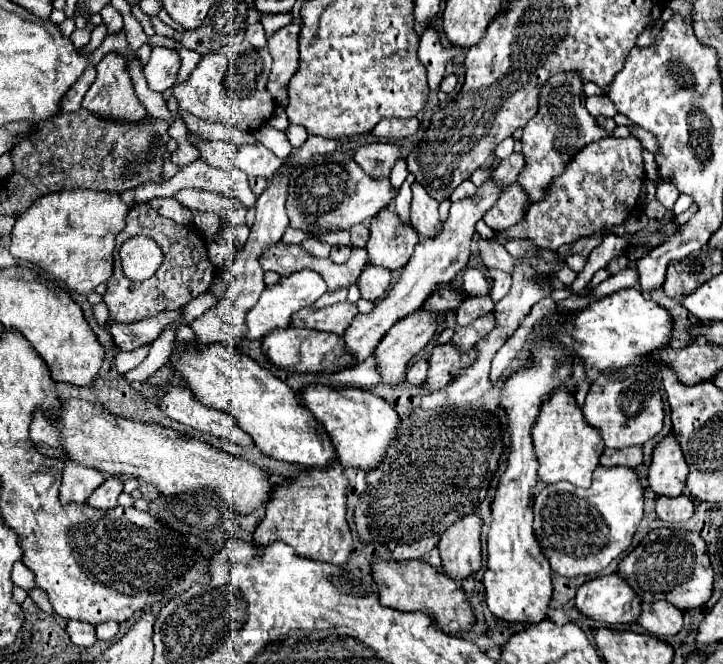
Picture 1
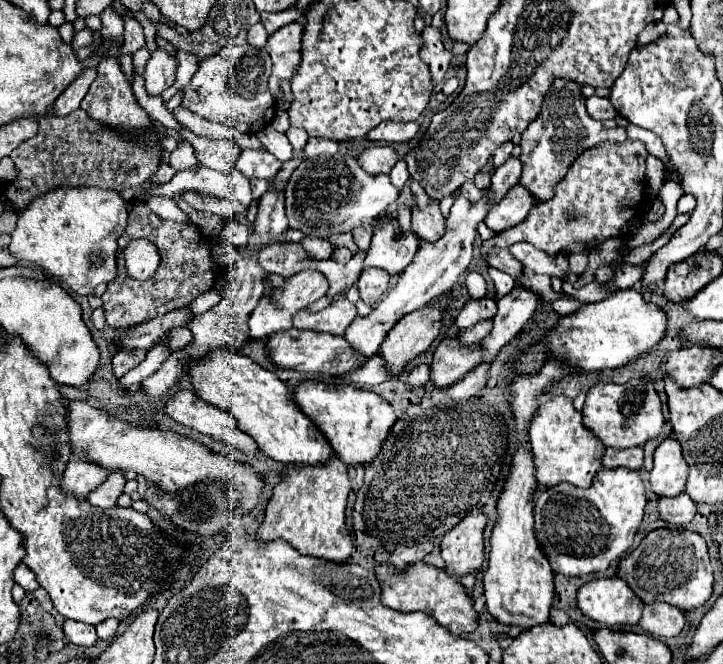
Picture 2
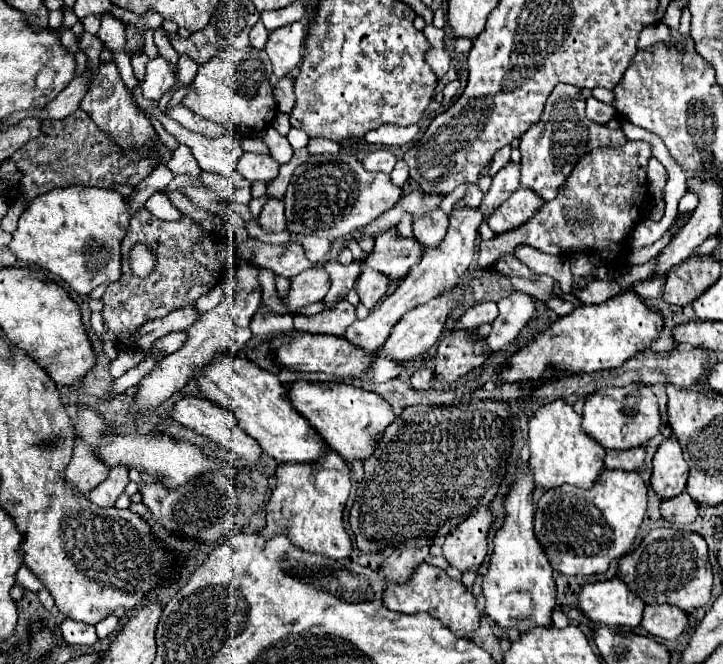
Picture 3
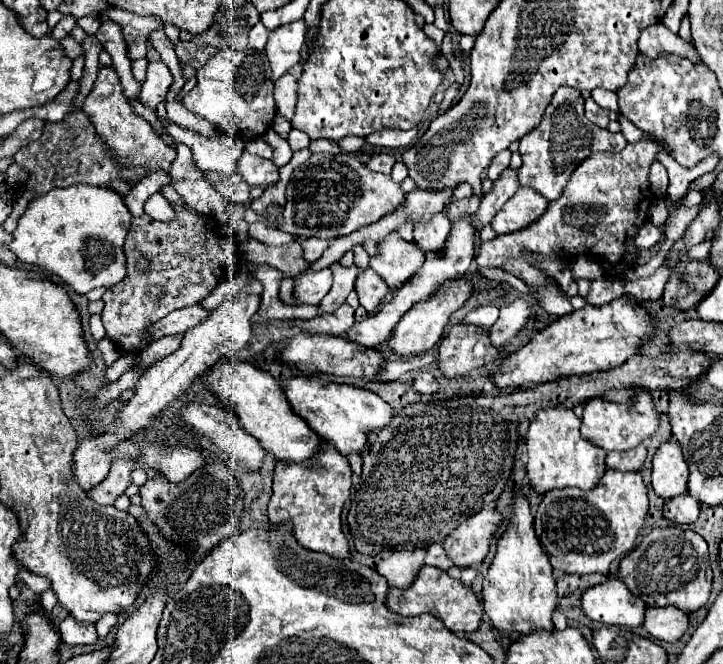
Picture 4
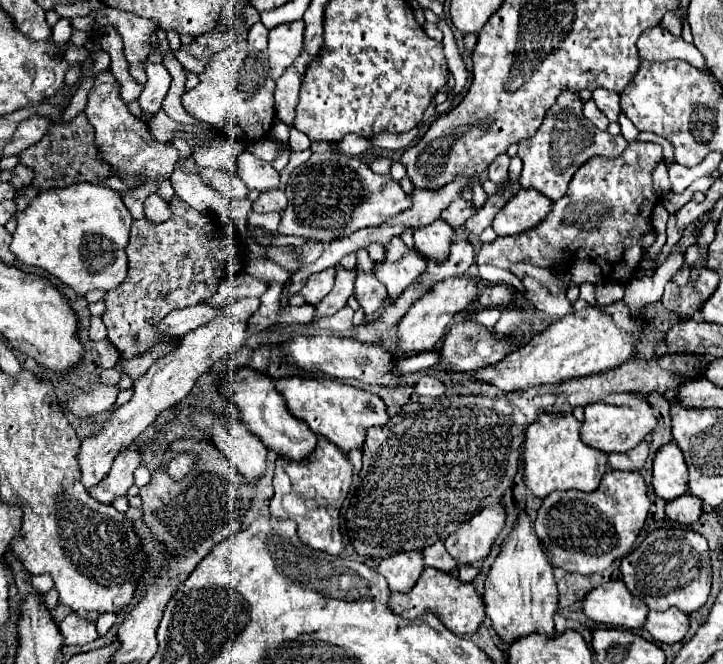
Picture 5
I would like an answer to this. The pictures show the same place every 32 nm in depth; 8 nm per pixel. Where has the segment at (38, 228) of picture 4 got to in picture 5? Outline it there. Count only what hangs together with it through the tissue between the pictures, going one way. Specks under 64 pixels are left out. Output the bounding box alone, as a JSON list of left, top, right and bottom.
[10,184,132,294]

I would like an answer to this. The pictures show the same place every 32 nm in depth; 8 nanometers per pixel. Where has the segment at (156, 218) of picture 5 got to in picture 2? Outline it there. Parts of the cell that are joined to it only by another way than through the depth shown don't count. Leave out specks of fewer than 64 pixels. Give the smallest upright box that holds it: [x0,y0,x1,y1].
[146,196,190,222]

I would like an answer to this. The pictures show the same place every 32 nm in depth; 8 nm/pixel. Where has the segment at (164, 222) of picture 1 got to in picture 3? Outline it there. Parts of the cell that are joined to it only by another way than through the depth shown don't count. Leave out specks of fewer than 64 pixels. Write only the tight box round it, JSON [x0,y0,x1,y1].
[102,208,224,344]

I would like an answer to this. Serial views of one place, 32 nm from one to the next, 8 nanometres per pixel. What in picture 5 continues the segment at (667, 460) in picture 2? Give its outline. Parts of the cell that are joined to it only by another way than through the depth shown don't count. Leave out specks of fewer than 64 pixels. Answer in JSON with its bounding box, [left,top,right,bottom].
[652,442,688,500]

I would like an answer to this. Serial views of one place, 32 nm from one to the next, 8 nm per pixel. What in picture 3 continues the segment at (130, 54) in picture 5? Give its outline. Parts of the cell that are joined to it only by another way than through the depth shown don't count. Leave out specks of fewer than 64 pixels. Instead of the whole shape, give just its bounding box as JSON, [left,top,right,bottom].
[132,10,164,30]

